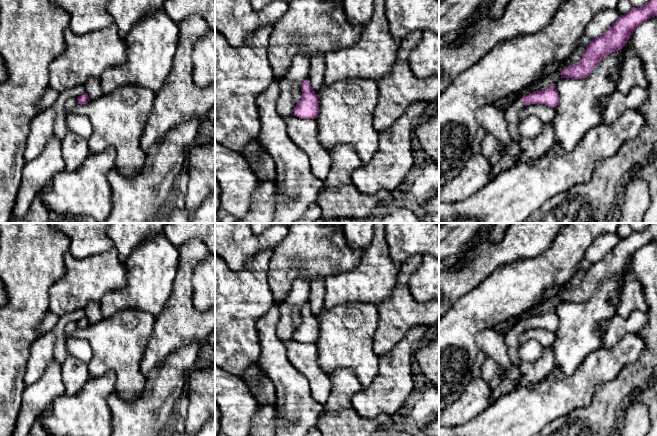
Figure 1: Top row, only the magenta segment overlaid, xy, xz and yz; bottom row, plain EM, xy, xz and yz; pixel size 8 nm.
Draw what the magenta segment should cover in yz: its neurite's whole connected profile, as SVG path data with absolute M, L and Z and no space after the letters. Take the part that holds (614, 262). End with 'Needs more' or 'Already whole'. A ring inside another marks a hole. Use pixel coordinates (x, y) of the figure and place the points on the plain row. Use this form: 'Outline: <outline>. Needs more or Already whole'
Outline: M651 223L640 232L632 231L628 237L620 239L610 252L591 265L578 287L561 296L561 303L588 301L604 281L622 273L633 255L654 240L657 240L657 223Z. Already whole

